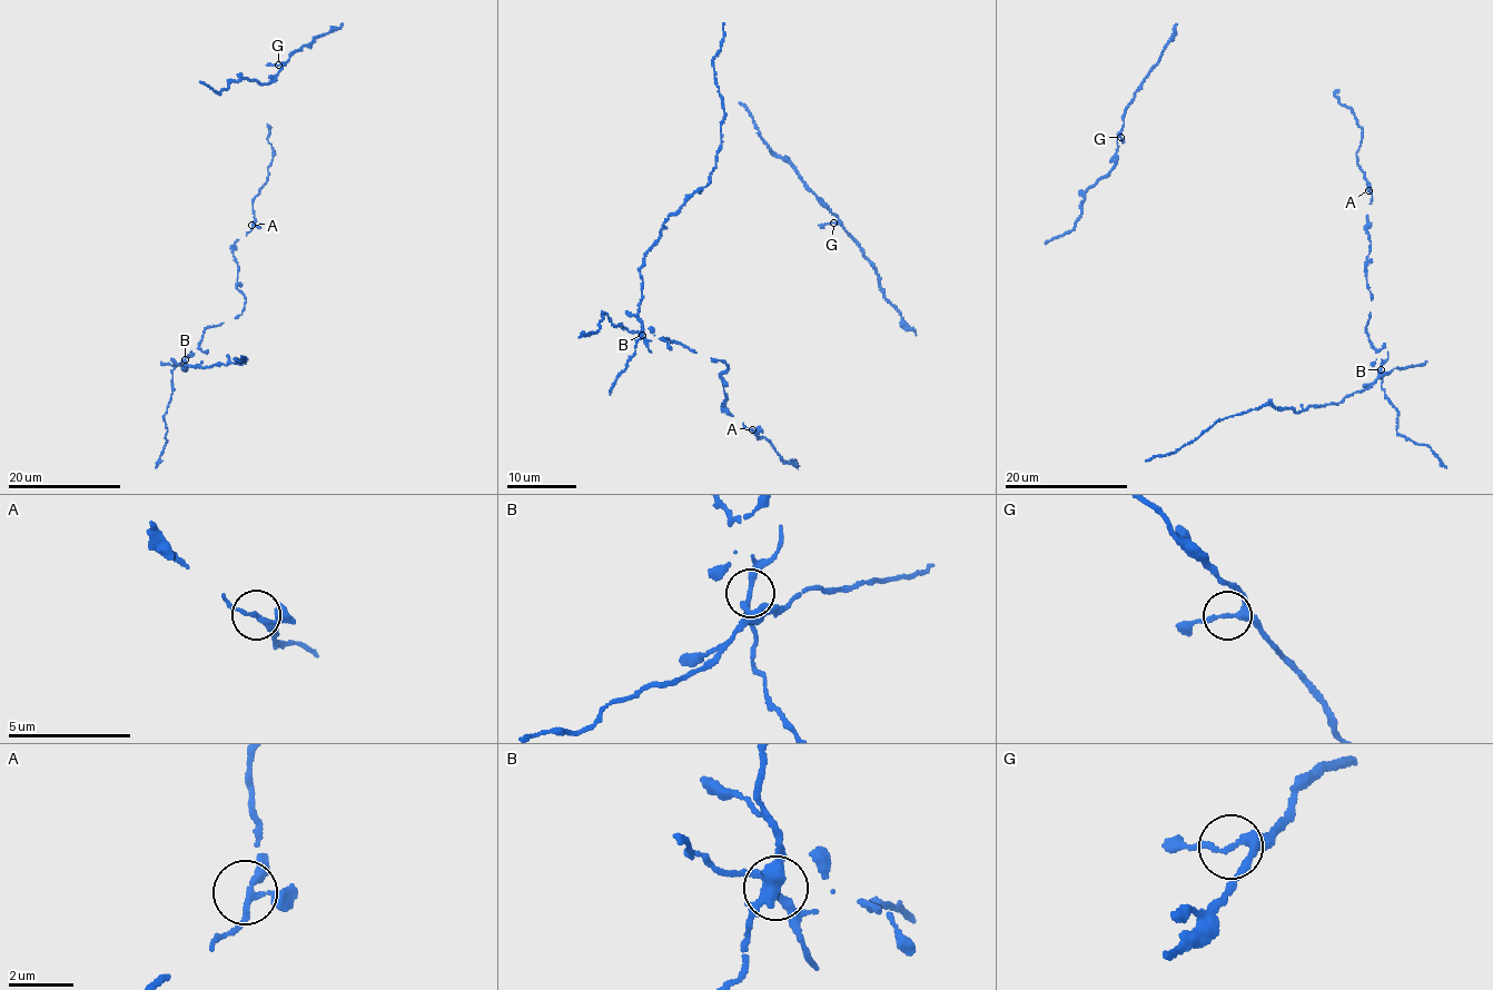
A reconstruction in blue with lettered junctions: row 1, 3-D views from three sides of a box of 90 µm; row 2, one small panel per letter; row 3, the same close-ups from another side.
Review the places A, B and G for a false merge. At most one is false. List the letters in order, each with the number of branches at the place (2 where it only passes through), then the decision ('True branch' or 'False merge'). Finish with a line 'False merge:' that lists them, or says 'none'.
A: Branches: 3. True branch
B: Branches: 3. False merge
G: Branches: 3. True branch
False merge: B

